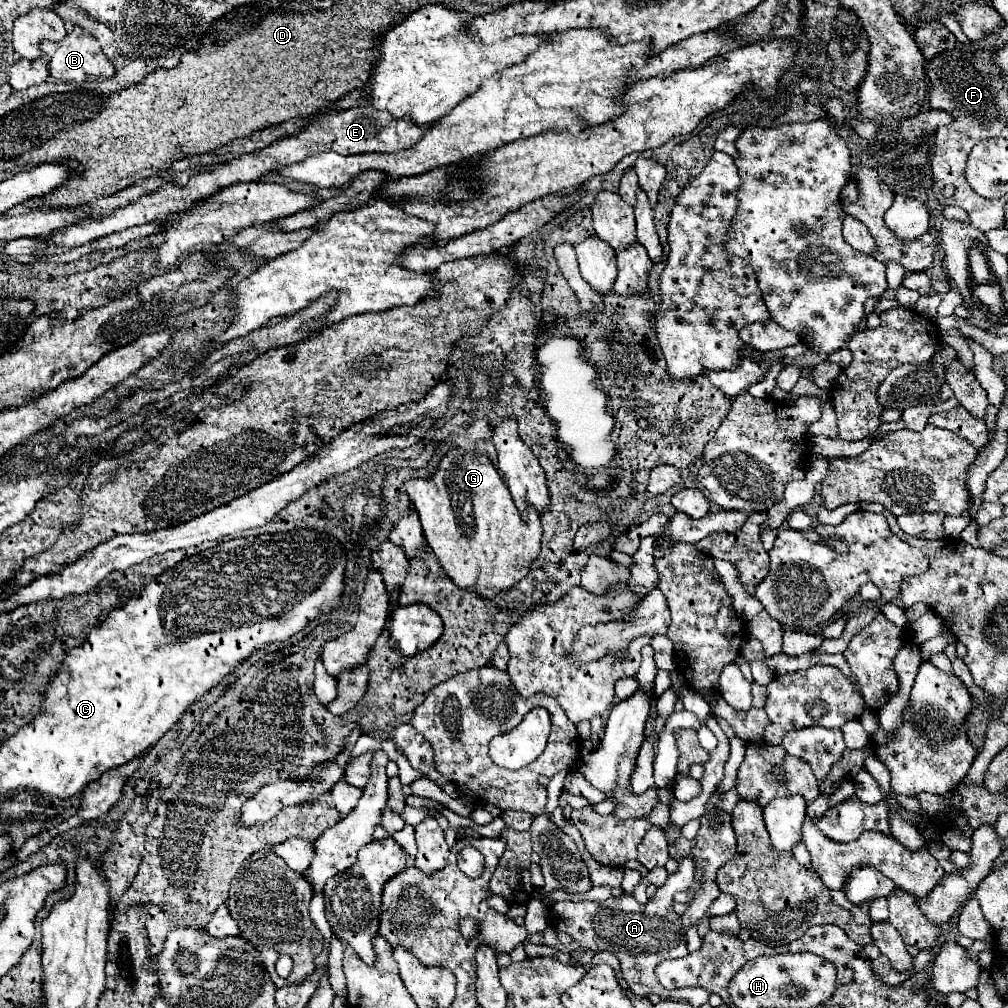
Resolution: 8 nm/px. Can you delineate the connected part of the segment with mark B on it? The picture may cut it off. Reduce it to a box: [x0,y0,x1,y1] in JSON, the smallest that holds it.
[40,27,114,83]

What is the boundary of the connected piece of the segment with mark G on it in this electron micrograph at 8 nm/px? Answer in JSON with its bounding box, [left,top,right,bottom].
[404,449,540,599]

